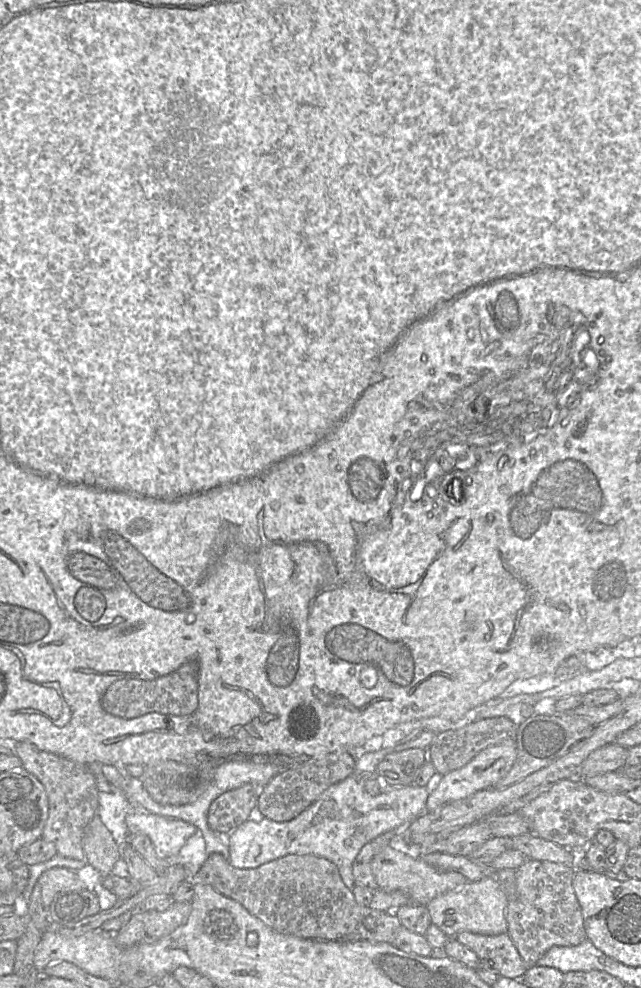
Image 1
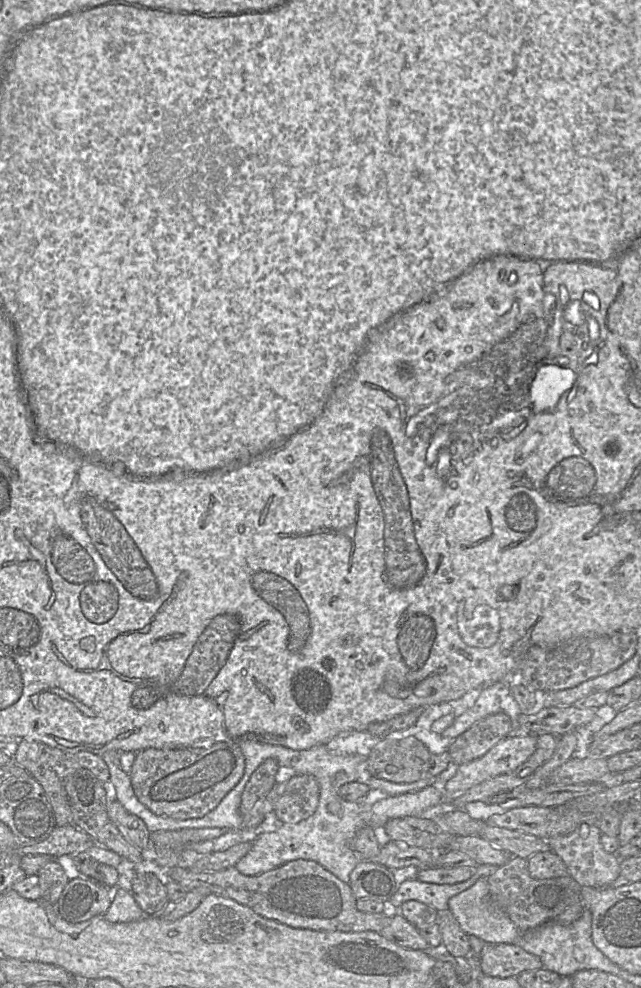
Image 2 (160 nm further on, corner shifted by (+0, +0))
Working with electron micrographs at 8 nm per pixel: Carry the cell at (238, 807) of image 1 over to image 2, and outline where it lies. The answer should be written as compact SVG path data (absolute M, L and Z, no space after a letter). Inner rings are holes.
M270 758L252 773L241 796L240 812L242 816L248 814L254 804L264 798L274 787L279 768L277 760Z

